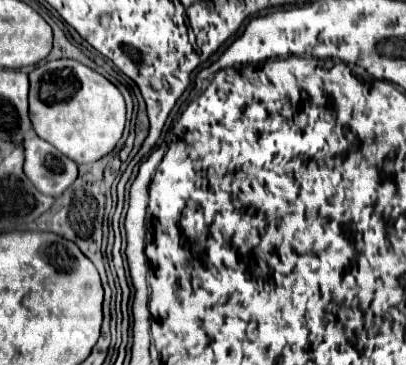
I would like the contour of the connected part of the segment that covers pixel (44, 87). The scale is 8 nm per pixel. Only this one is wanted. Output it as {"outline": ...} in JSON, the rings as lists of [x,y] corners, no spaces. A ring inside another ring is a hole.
{"outline":[[[61,58],[39,64],[29,72],[29,114],[39,138],[53,144],[77,164],[107,156],[125,128],[125,100],[119,88],[103,74],[81,62]]]}

